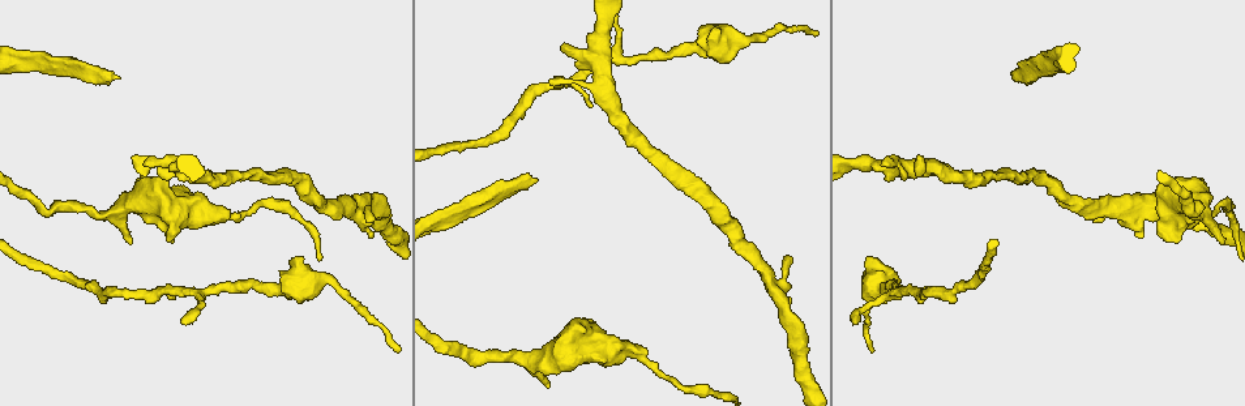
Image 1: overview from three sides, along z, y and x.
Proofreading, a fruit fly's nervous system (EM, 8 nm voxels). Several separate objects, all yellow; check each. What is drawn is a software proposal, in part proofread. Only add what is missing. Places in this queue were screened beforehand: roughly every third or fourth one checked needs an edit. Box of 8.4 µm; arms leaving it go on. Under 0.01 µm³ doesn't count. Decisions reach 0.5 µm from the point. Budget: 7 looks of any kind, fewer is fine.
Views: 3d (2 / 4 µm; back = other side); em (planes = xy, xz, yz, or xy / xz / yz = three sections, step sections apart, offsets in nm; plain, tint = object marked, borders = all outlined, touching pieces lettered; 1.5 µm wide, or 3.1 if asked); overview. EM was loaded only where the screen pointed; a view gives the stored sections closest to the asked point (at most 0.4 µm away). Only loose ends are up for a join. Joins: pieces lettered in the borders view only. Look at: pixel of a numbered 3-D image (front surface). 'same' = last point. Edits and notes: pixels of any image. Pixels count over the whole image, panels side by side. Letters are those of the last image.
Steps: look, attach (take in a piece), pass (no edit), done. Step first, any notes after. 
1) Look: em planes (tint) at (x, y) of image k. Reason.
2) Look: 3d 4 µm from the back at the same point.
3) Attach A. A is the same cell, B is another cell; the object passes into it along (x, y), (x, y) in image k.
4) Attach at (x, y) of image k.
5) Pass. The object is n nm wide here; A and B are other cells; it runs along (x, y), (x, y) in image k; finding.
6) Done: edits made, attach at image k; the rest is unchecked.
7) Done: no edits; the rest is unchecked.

Look: 3d 4 µm at (852, 322) of image 1. Thin end.

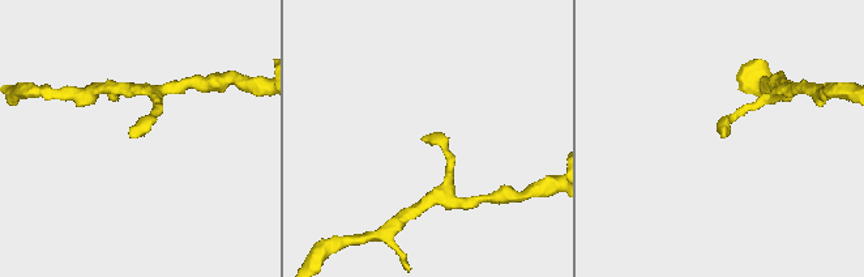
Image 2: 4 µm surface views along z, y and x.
Look: em yz step 4 (tint) at (720, 135) of image 2.

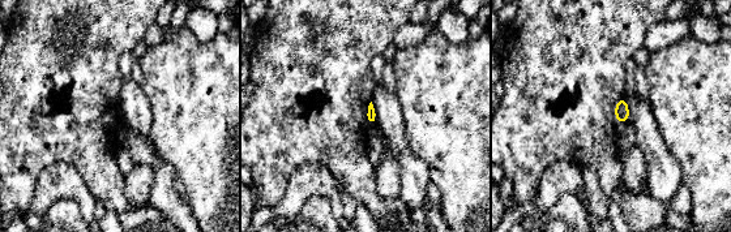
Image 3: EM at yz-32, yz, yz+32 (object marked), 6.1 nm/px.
Look: em yz step 4 (borders) at the same point. See the neighbours.

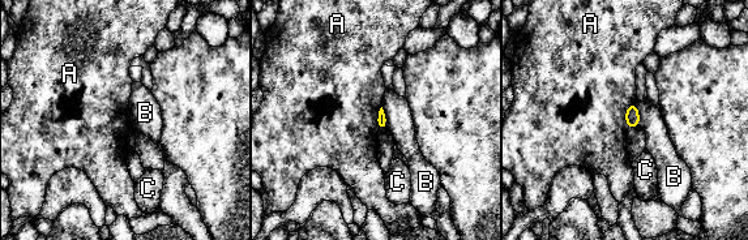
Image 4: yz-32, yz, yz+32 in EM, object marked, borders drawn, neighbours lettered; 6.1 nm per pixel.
Pass. A, B and C are other cells; none of them fits.

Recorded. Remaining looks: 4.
Look: 3d 2 µm at (144, 165) of image 1. Branch stops here.

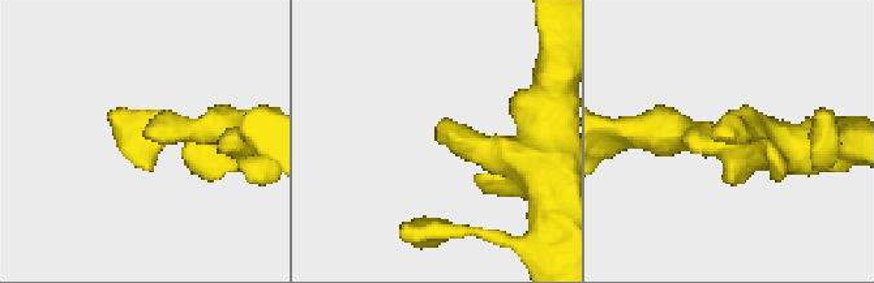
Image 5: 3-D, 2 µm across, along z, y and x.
Look: em xy step 8 (tint) at (440, 129) of image 5. Need the tissue.

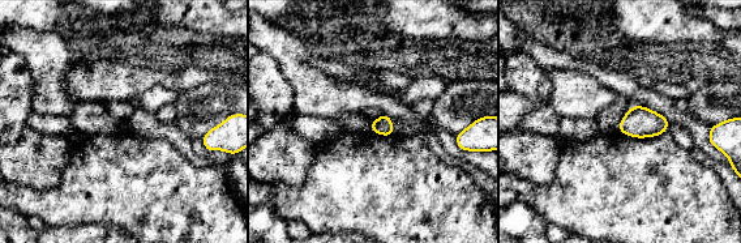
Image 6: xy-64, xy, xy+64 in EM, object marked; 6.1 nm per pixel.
Look: em planes (borders) at the same point. Another direction.

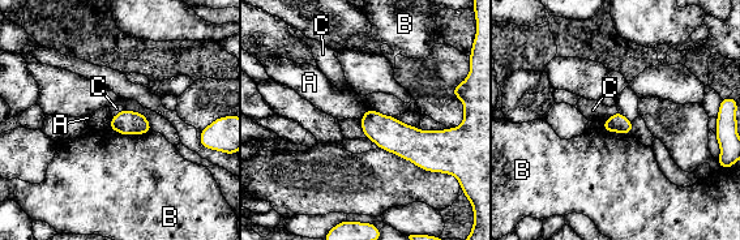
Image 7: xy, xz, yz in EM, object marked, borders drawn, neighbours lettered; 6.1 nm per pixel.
Pass. The longest contact is with B, 260 nm; A, B and C are other cells; no lettered piece goes on from it.

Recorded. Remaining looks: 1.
Done: no edits; the rest is unchecked.

